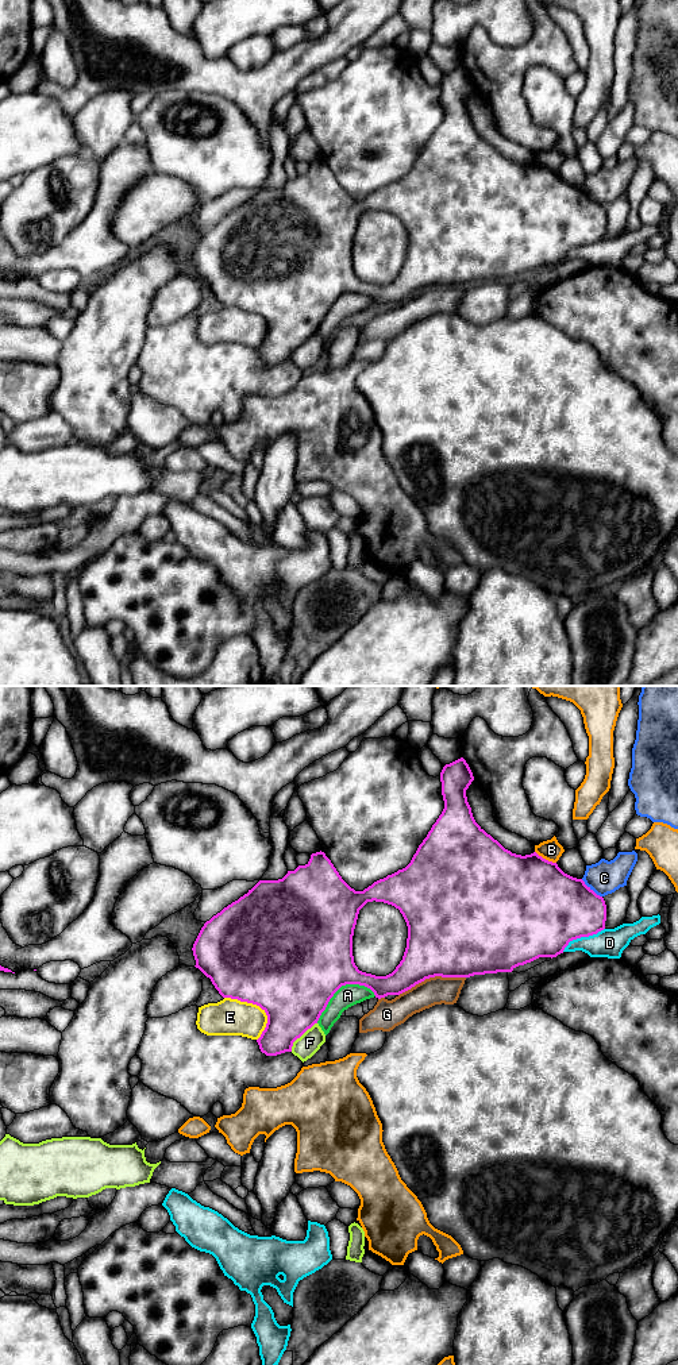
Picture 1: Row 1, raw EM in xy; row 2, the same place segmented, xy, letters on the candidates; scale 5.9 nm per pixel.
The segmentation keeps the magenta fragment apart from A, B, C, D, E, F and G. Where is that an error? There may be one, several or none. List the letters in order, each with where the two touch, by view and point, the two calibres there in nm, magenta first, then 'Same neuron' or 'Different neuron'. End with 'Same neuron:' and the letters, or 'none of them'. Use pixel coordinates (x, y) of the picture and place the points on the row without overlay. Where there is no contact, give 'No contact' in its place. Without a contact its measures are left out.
A: Touches magenta at xy (341, 295). Thickness 500 nm (magenta) against 130 nm. Different neuron
B: Touches magenta at xy (544, 168). Thickness 500 nm (magenta) against 120 nm. Different neuron
C: Touches magenta at xy (592, 199). Thickness 420 nm (magenta) against 200 nm. Different neuron
D: Touches magenta at xy (582, 245). Thickness 460 nm (magenta) against 180 nm. Different neuron
E: Touches magenta at xy (258, 313). Thickness 500 nm (magenta) against 220 nm. Different neuron
F: Touches magenta at xy (300, 344). Thickness 400 nm (magenta) against 140 nm. Different neuron
G: Touches magenta at xy (431, 285). Thickness 460 nm (magenta) against 170 nm. Different neuron
Same neuron: none of them

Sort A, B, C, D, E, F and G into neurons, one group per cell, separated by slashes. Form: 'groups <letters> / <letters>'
groups A / B / C / D / E / F / G

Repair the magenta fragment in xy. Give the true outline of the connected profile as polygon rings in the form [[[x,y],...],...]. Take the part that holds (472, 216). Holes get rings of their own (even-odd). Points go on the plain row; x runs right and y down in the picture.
[[[463,66],[443,76],[440,90],[444,117],[411,171],[363,200],[351,197],[320,159],[312,162],[305,174],[288,180],[282,188],[259,189],[247,203],[204,232],[192,257],[194,275],[211,288],[223,306],[257,313],[266,321],[266,336],[257,348],[262,362],[277,365],[292,360],[293,351],[317,332],[330,308],[342,294],[365,294],[381,308],[400,304],[435,285],[470,286],[512,281],[539,266],[556,266],[570,250],[605,238],[605,209],[582,188],[565,182],[556,171],[536,161],[525,165],[512,162],[475,131],[466,105],[473,89],[473,81]],[[373,209],[398,217],[408,235],[402,269],[386,285],[359,279],[353,265],[353,244],[359,219]]]

